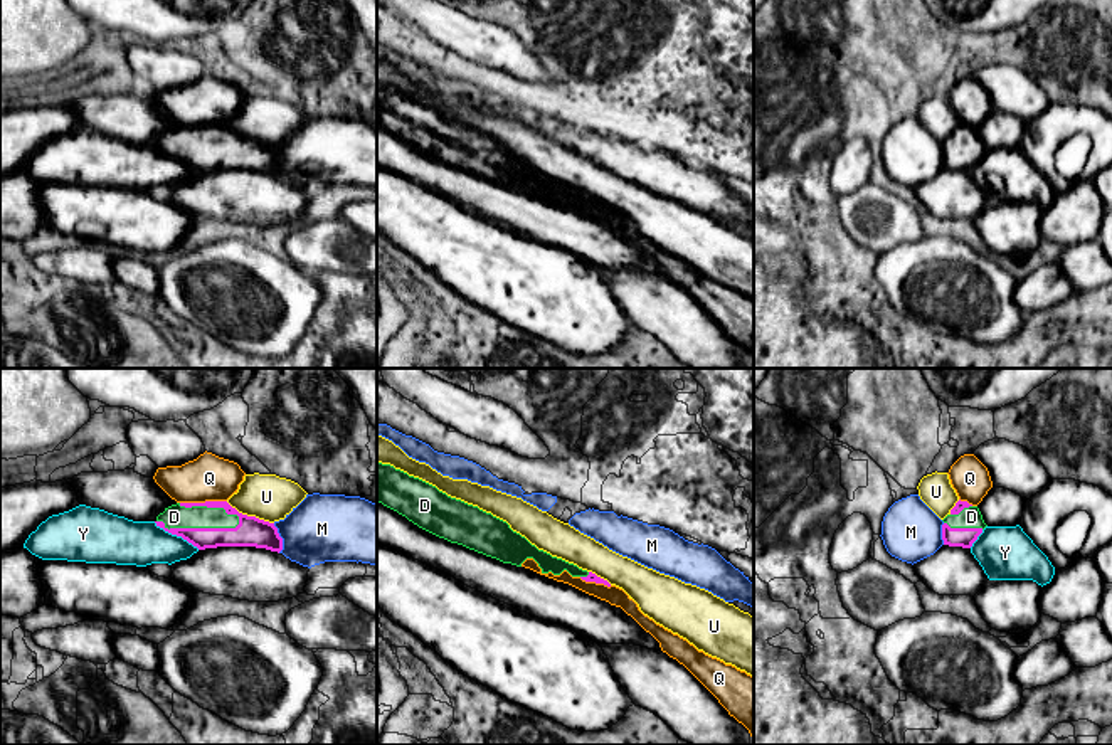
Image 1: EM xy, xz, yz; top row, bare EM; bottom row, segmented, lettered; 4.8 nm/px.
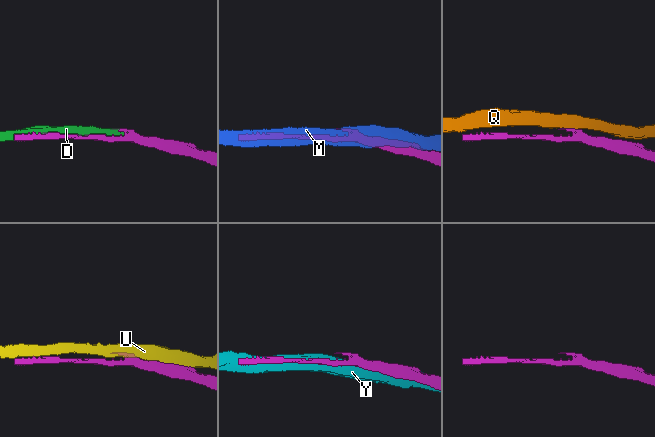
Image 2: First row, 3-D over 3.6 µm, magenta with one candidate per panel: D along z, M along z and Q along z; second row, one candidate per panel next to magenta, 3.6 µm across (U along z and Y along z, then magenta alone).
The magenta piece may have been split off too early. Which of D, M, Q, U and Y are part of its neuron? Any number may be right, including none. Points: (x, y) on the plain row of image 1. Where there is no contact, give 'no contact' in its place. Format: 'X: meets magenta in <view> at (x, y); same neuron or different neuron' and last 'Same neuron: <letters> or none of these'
D: meets magenta in xy at (201, 152); same neuron
M: meets magenta in xy at (281, 162); different neuron
Q: meets magenta in xy at (202, 126); different neuron
U: meets magenta in xy at (249, 140); different neuron
Y: meets magenta in xy at (177, 158); different neuron
Same neuron: D

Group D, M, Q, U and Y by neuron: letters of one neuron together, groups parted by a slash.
D / M / Q / U / Y

